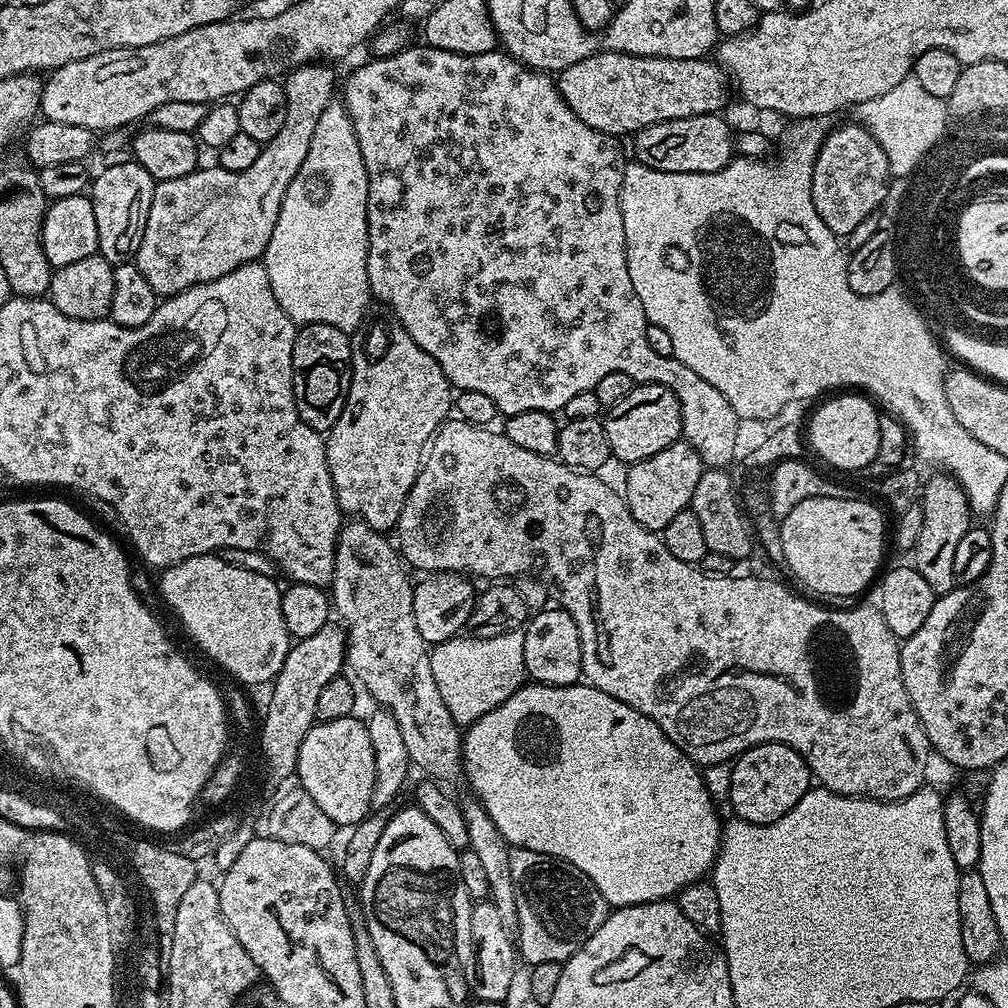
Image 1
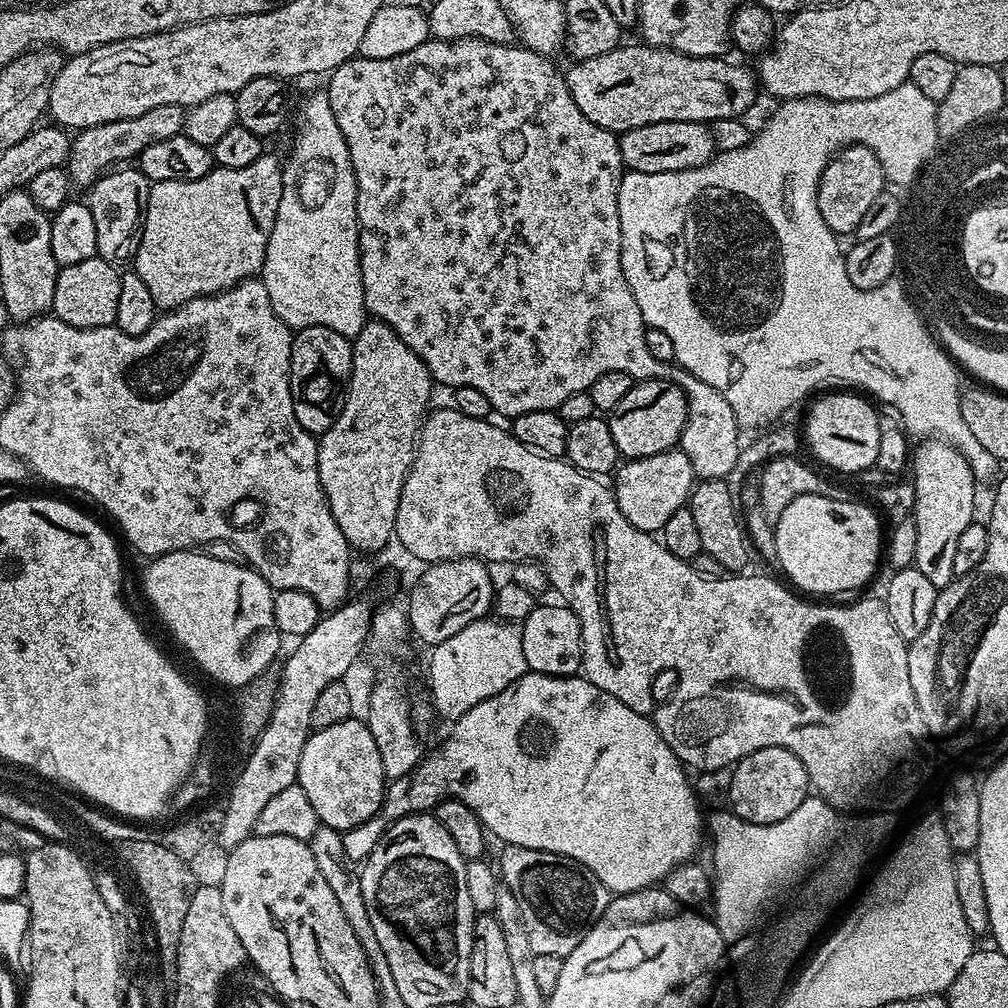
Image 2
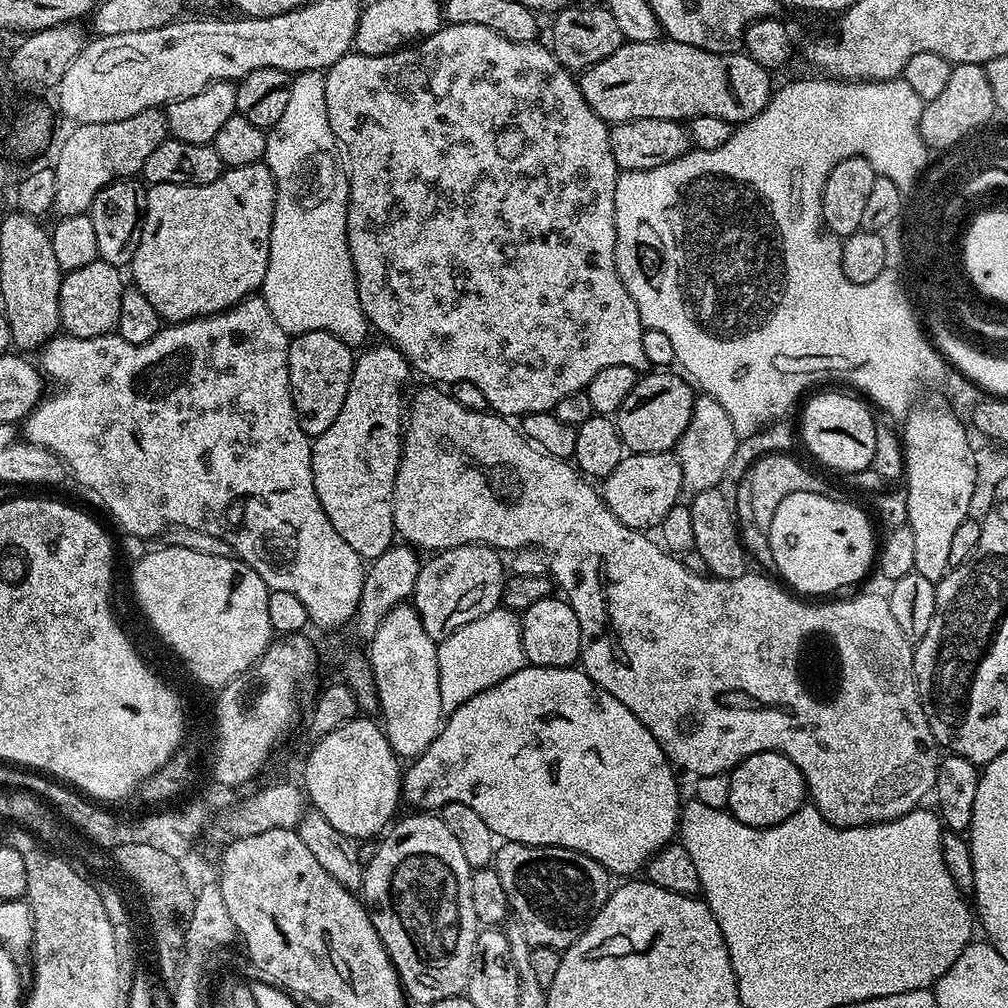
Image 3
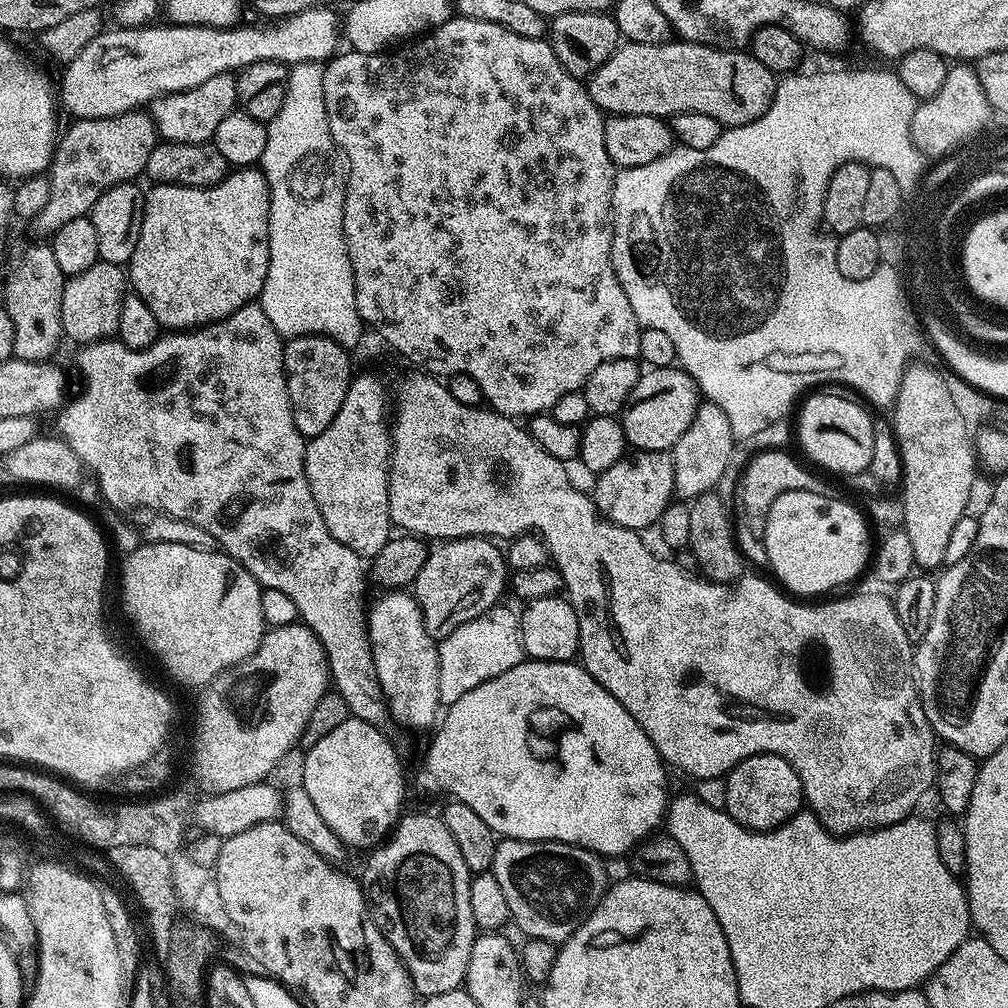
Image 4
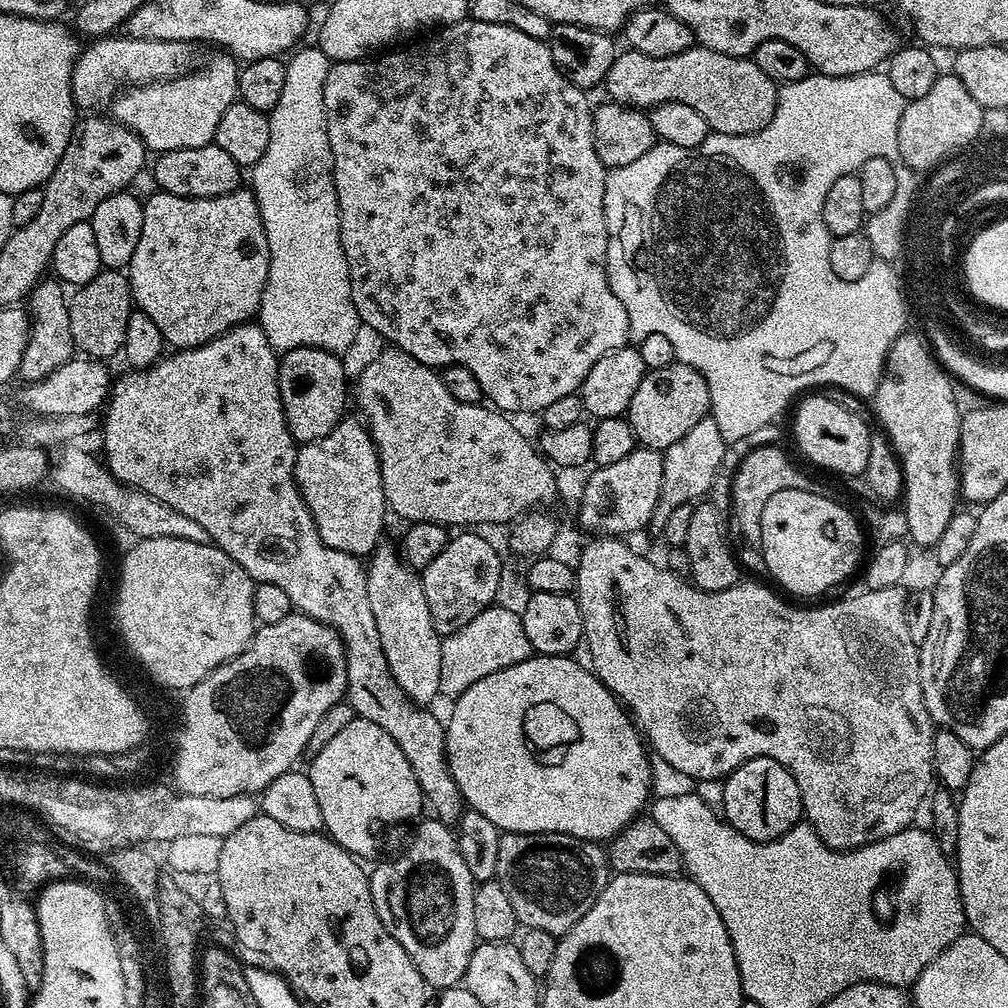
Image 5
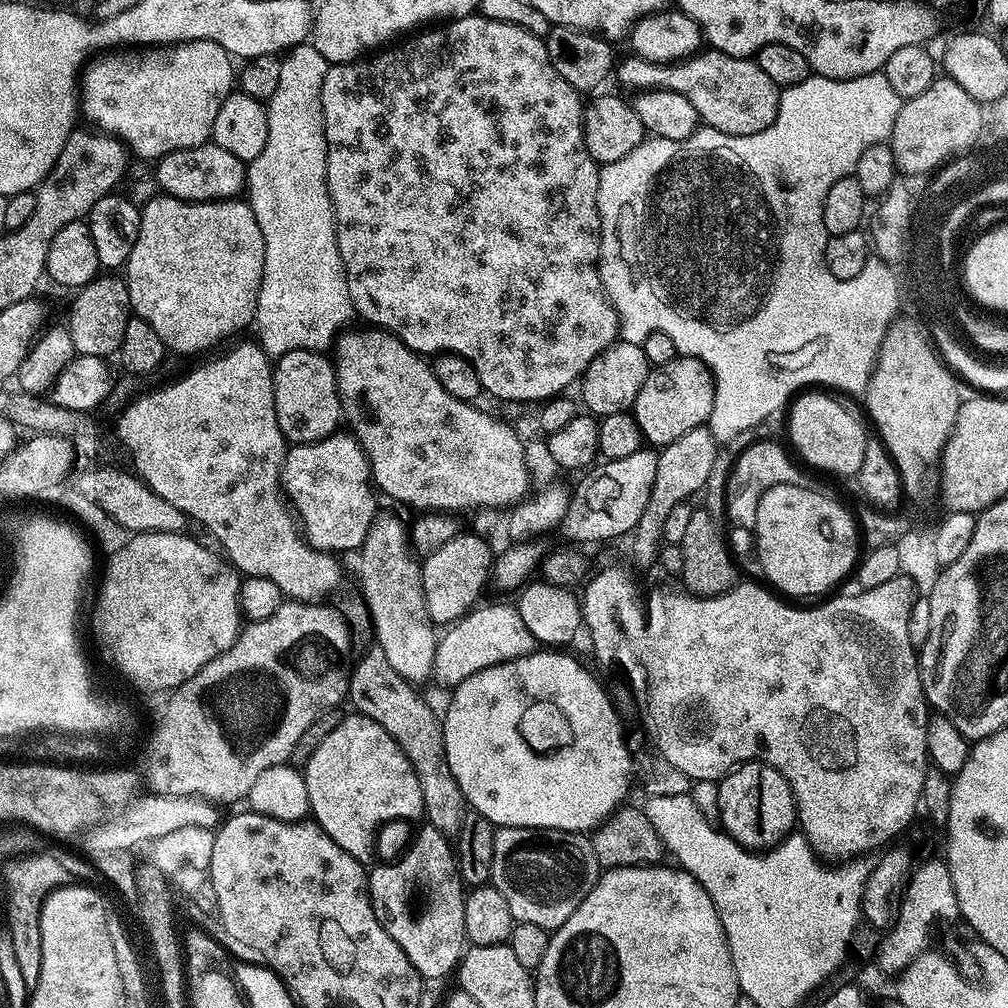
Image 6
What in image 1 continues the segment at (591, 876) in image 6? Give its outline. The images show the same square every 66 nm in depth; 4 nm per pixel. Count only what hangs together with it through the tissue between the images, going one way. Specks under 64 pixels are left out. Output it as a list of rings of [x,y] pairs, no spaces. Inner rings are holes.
[[[513,847],[510,851],[510,882],[514,882],[514,898],[518,910],[518,926],[514,933],[518,956],[525,965],[542,962],[560,964],[569,960],[610,913],[606,898],[570,862],[534,850]]]

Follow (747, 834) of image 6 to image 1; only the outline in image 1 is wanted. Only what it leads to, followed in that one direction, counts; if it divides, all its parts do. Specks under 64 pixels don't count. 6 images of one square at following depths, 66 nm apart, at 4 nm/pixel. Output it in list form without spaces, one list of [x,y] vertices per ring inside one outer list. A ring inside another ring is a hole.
[[[755,744],[735,757],[727,803],[739,819],[769,824],[786,814],[806,794],[814,777],[803,758],[785,744]]]

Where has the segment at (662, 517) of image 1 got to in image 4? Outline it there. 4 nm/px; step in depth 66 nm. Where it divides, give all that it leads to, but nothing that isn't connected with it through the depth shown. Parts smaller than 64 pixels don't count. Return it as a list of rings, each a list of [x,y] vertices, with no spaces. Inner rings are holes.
[[[633,451],[627,458],[614,462],[610,470],[599,473],[595,480],[596,489],[591,489],[590,495],[596,511],[623,528],[645,530],[651,524],[653,527],[674,500],[674,462],[668,452]]]

